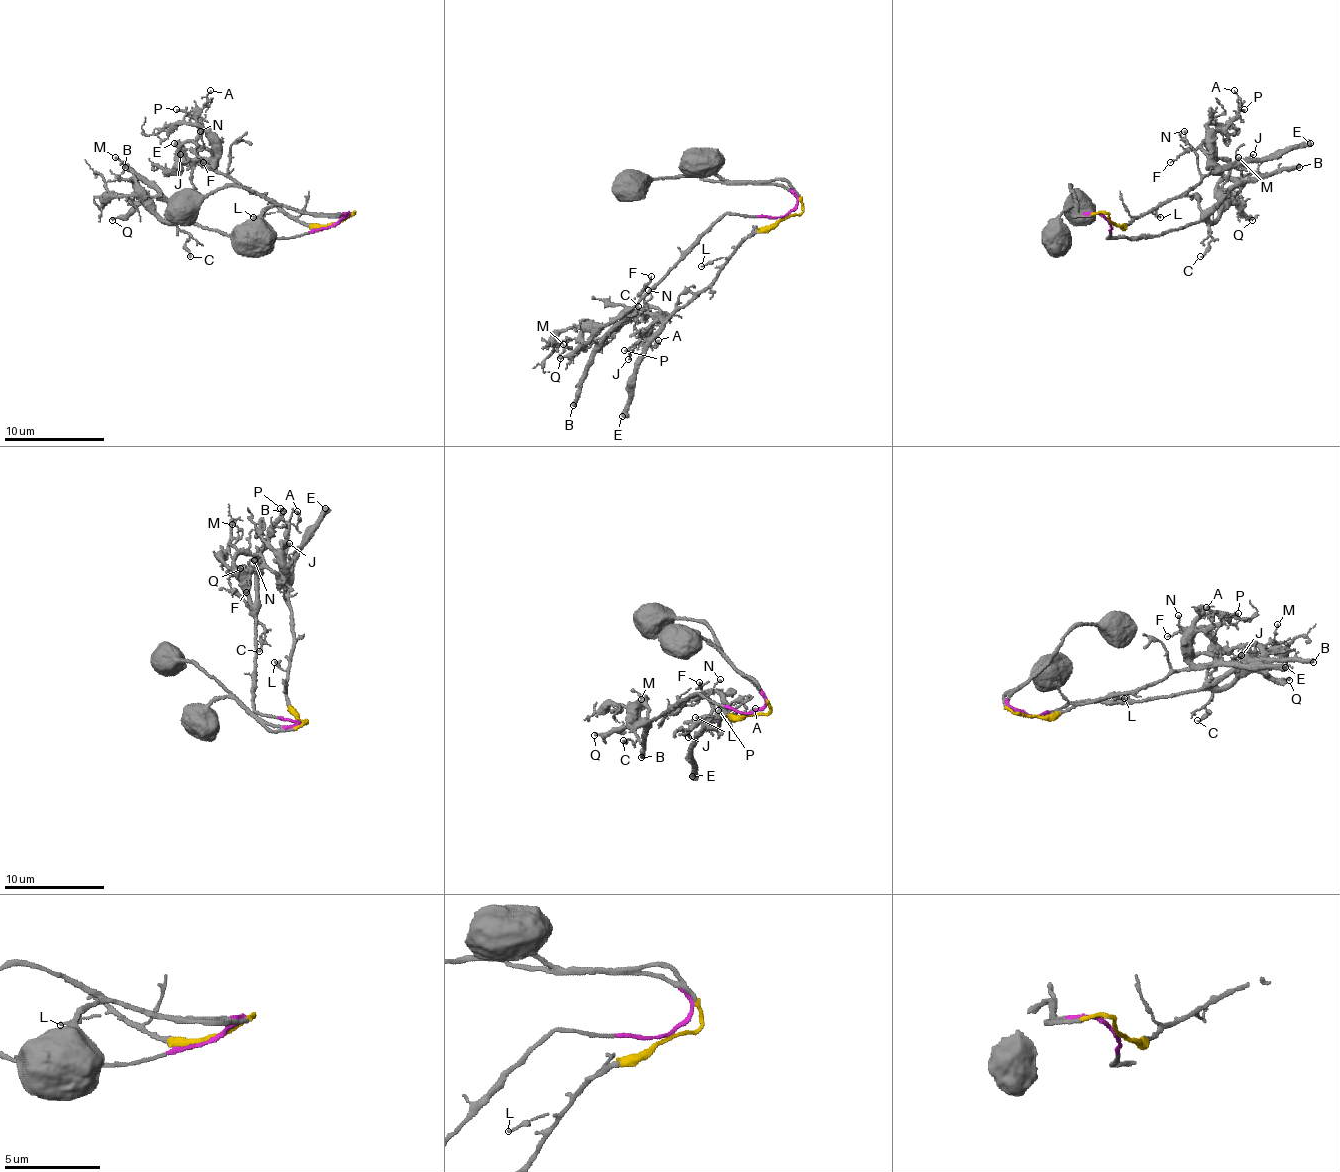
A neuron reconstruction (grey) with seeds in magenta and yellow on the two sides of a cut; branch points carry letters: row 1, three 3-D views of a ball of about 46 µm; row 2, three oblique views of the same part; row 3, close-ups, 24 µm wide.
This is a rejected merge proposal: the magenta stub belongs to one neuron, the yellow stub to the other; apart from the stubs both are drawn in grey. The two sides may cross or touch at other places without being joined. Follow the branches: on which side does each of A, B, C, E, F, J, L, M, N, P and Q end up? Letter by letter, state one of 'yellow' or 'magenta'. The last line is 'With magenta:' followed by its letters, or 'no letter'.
A: yellow
B: magenta
C: magenta
E: yellow
F: yellow
J: yellow
L: yellow
M: magenta
N: yellow
P: yellow
Q: magenta
With magenta: B, C, M, Q

